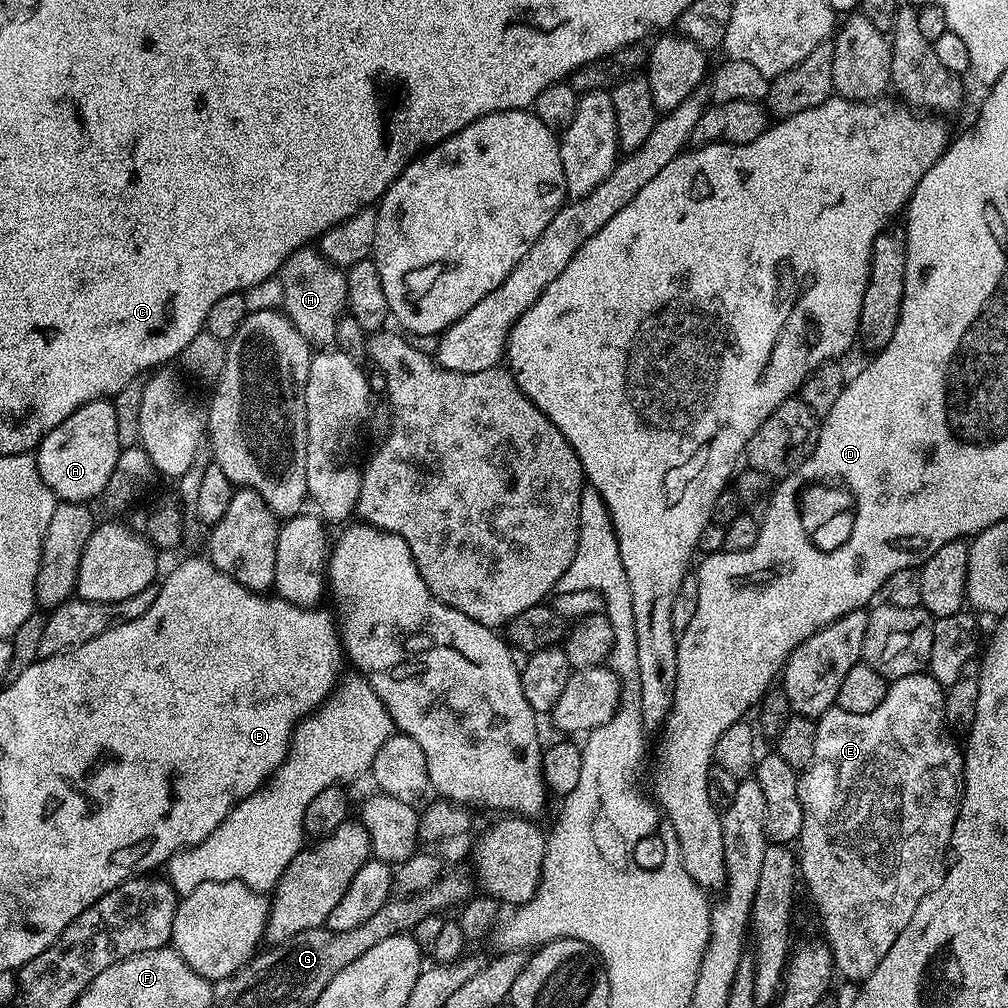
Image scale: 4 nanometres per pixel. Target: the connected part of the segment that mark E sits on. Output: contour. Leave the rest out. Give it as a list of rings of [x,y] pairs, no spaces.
[[[919,672],[906,678],[898,678],[888,685],[888,693],[878,706],[878,710],[870,710],[870,714],[850,714],[835,706],[827,708],[816,720],[816,737],[814,738],[814,758],[798,776],[798,802],[802,802],[802,830],[798,841],[798,872],[802,884],[808,887],[816,908],[820,911],[820,920],[824,923],[824,936],[828,949],[832,952],[832,962],[837,973],[844,975],[848,982],[862,982],[874,970],[878,970],[878,962],[886,958],[890,946],[898,942],[898,934],[906,930],[906,922],[914,918],[914,910],[918,910],[918,902],[926,898],[926,894],[940,883],[940,877],[946,871],[946,861],[950,856],[952,831],[960,813],[960,798],[964,778],[964,754],[961,745],[944,737],[946,721],[944,718],[945,689],[931,674]]]

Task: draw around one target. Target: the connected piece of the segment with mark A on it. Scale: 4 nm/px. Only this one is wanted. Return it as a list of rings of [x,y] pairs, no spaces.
[[[111,399],[92,400],[89,404],[83,404],[74,414],[67,416],[54,430],[50,430],[42,438],[39,448],[35,449],[34,455],[38,474],[42,474],[42,482],[50,486],[57,501],[70,504],[83,504],[92,502],[92,499],[103,497],[106,482],[110,482],[110,474],[114,474],[114,462],[118,462],[118,425],[114,418],[114,406]]]

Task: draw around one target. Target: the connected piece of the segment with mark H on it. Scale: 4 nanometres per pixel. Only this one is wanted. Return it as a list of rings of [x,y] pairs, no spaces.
[[[315,247],[299,248],[286,258],[280,267],[278,281],[284,295],[282,311],[288,321],[312,346],[332,346],[341,316],[345,315],[348,302],[348,277],[345,269],[338,268]]]

